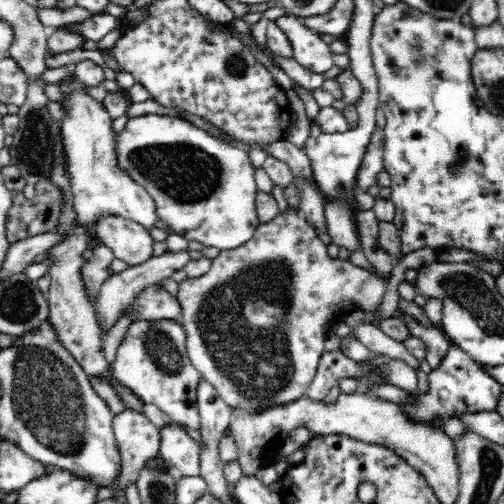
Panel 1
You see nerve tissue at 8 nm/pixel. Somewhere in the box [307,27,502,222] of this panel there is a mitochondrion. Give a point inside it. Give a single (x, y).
(411, 52)

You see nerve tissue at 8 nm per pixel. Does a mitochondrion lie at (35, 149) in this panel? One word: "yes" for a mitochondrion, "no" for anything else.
yes

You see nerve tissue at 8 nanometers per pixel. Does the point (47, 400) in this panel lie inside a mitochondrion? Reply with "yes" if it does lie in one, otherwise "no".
yes

